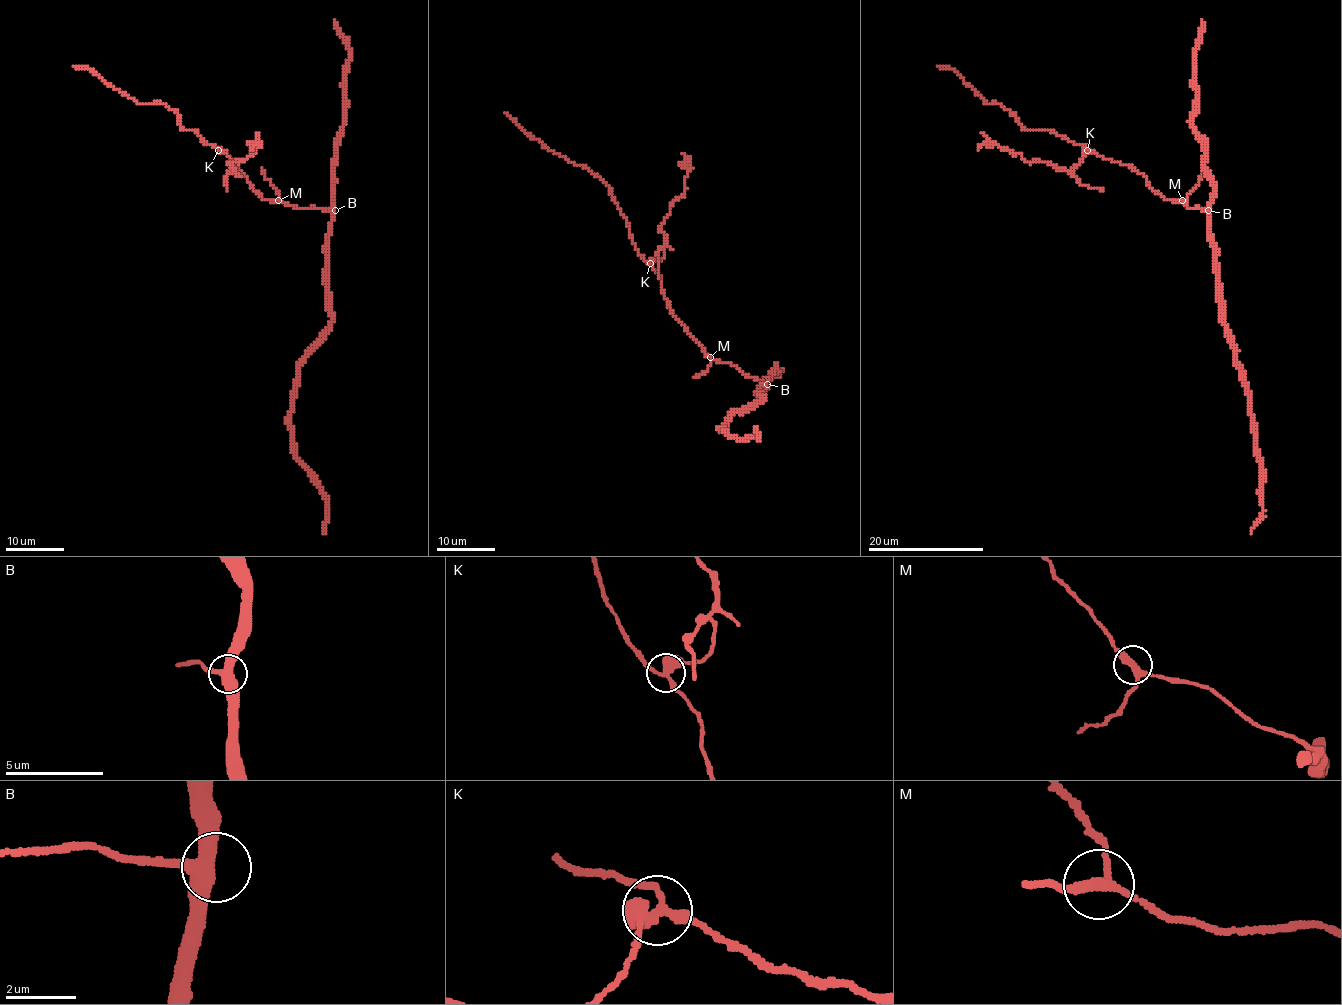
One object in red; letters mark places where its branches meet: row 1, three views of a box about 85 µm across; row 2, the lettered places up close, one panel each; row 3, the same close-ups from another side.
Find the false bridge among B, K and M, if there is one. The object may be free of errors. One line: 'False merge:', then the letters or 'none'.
False merge: K

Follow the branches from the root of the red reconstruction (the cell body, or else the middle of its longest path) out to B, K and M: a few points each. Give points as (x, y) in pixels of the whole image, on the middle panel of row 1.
B: (730, 363), (767, 384)
K: (730, 363), (711, 359), (679, 323), (666, 304), (660, 278), (650, 263)
M: (730, 363), (710, 357)

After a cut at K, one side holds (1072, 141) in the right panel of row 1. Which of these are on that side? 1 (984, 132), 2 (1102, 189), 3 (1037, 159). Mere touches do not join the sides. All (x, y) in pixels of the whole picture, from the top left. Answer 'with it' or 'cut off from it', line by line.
1: cut off from it
2: cut off from it
3: cut off from it

